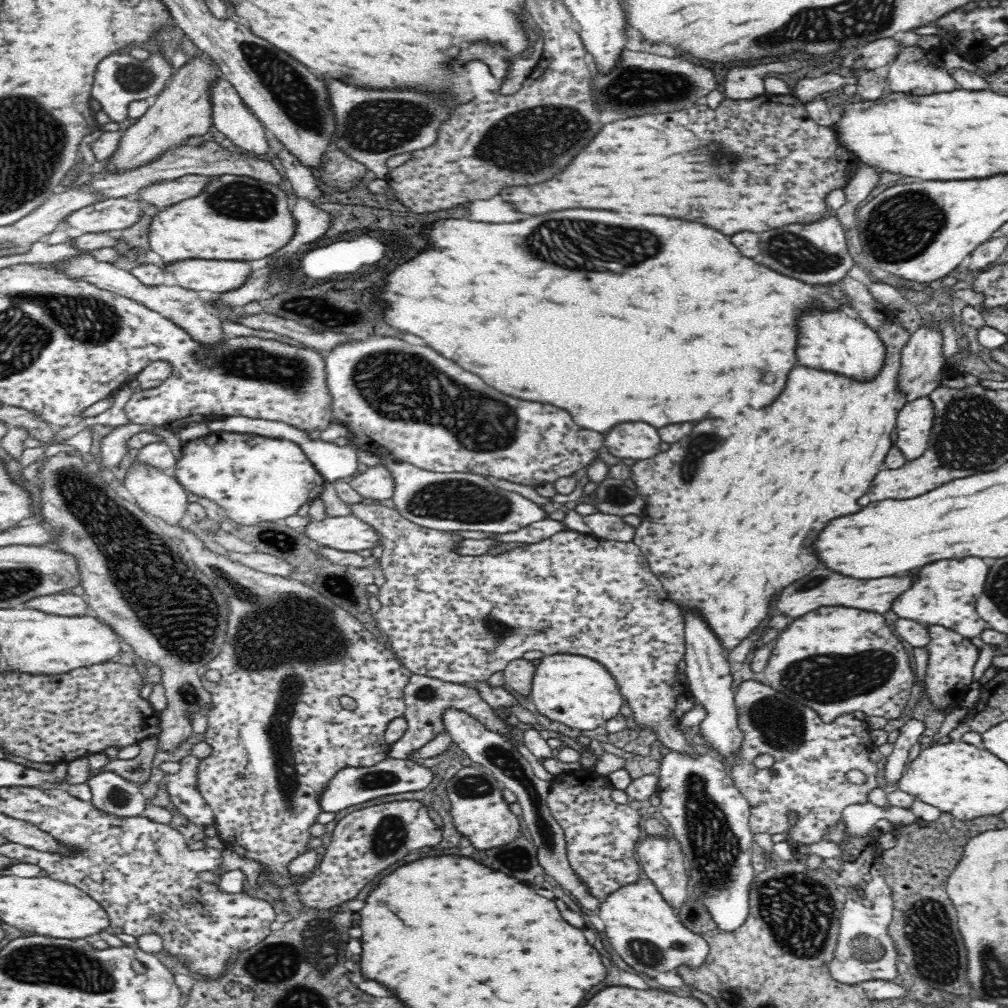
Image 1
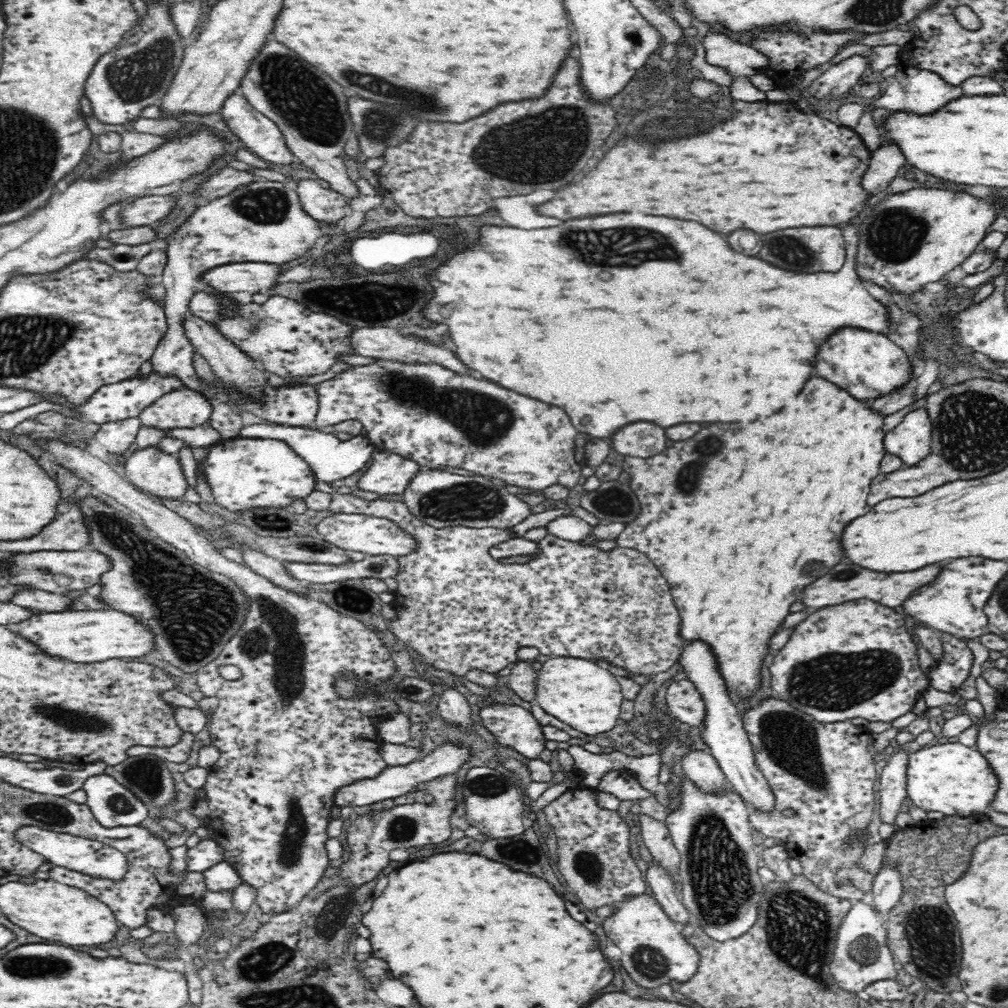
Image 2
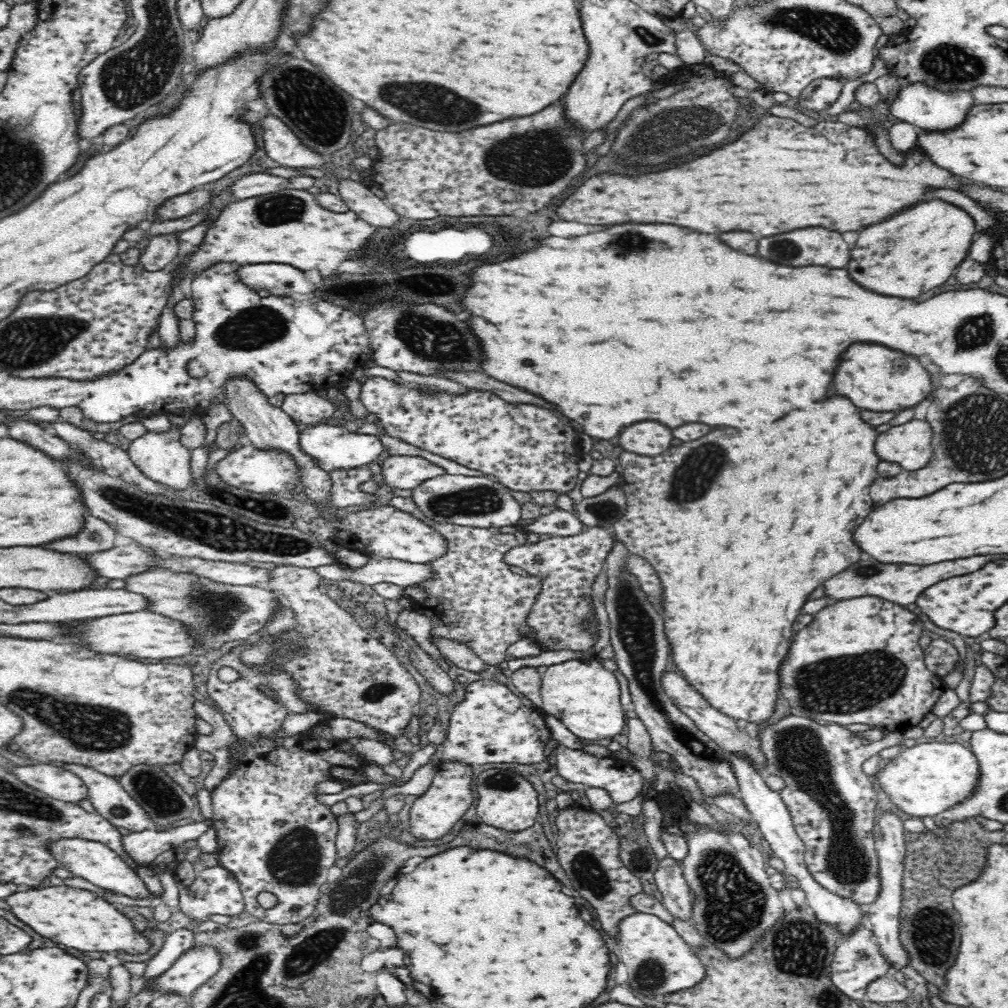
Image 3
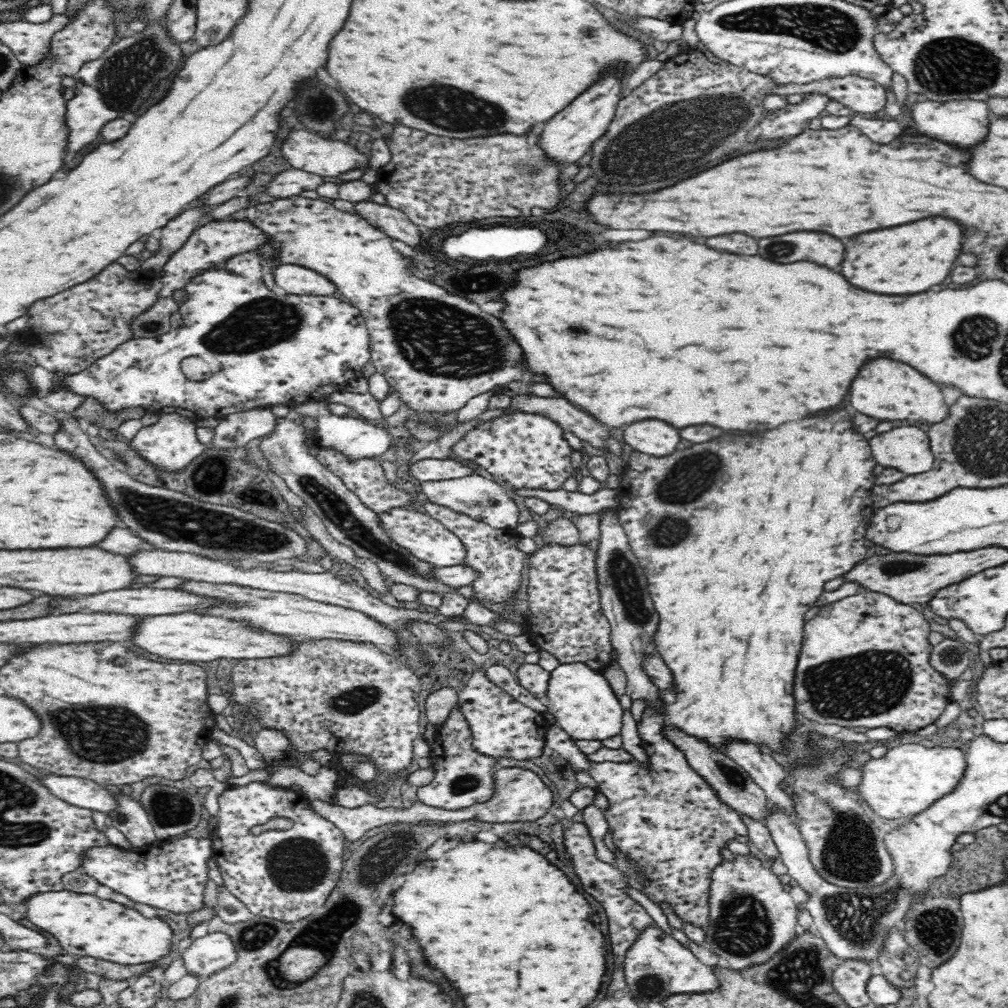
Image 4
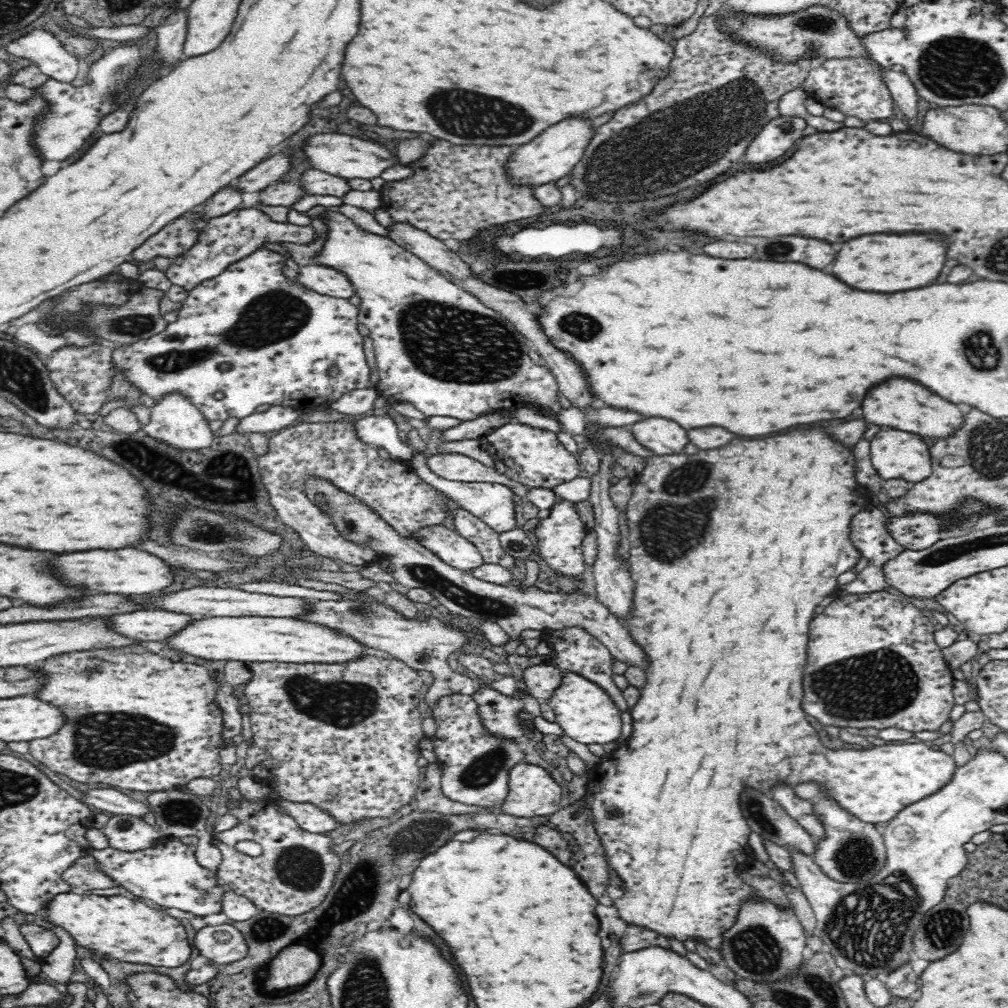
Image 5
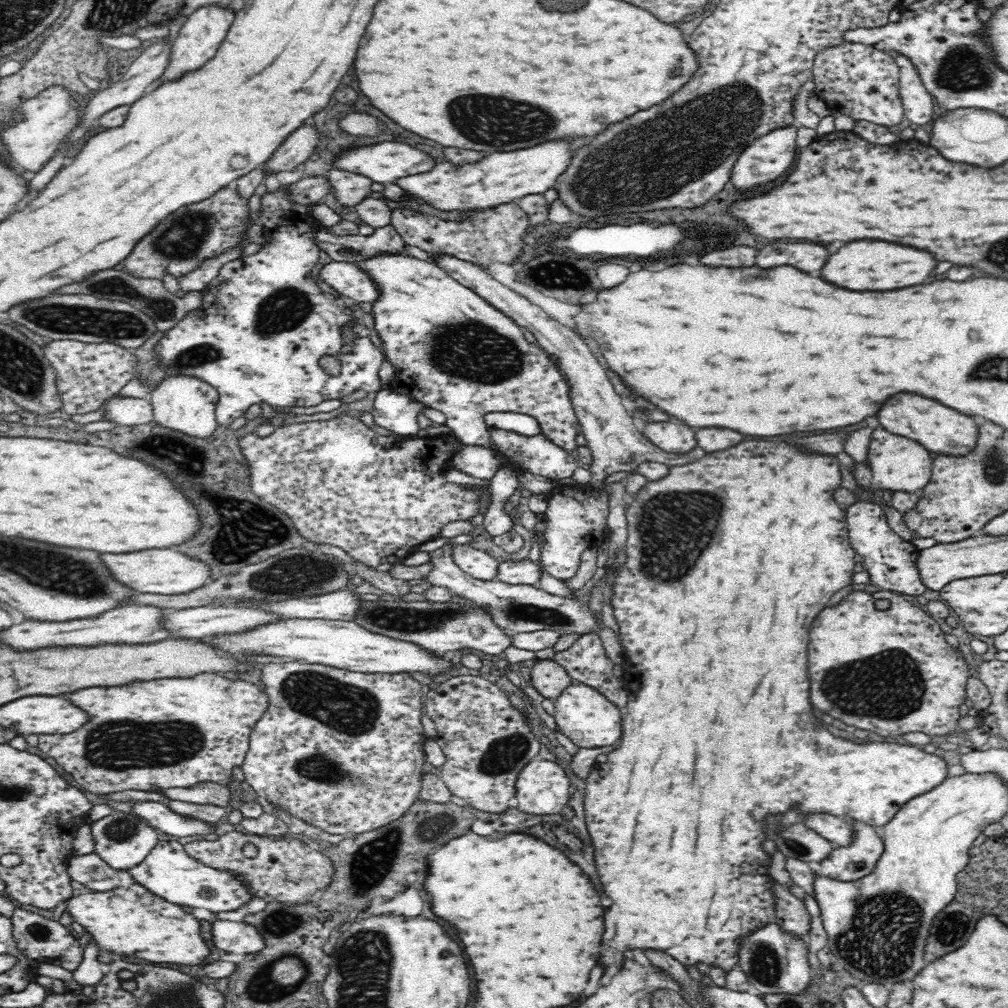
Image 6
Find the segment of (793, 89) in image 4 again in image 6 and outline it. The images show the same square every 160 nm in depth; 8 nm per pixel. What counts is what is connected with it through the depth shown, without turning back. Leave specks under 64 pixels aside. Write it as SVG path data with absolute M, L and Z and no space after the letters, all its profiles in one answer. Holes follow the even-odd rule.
M844 41L843 45L819 52L814 59L814 94L823 100L831 114L846 116L853 122L868 121L882 126L898 126L904 107L898 93L900 76L897 61L872 46Z

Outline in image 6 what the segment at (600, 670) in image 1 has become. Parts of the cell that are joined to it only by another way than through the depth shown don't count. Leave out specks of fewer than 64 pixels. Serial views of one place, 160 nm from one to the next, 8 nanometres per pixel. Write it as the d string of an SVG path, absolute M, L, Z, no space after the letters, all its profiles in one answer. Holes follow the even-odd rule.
M573 681L568 688L564 688L558 698L553 699L553 704L555 708L553 718L557 728L579 748L610 746L620 741L622 736L620 708L595 688L583 682Z

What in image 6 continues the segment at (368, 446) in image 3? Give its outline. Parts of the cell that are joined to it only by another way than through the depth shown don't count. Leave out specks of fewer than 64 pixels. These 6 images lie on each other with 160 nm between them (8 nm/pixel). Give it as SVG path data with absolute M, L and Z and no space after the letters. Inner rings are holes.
M390 388L377 391L372 410L373 423L390 432L414 437L418 432L416 419L424 404Z

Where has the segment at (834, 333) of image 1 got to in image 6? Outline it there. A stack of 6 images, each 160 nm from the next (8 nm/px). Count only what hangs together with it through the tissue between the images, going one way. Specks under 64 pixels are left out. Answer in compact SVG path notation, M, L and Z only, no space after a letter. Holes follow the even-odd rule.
M902 392L888 398L878 412L878 420L888 432L911 438L936 454L944 453L952 456L968 454L968 450L974 447L976 434L978 434L978 424L970 415L960 414L958 410L952 410L936 400L922 398L910 392L906 394Z

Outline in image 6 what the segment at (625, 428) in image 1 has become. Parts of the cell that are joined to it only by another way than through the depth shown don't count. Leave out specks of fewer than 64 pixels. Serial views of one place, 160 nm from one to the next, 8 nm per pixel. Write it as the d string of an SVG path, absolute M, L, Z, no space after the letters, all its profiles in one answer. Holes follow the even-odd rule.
M648 422L642 429L642 434L648 441L672 454L684 454L697 446L695 432L686 424L678 422Z

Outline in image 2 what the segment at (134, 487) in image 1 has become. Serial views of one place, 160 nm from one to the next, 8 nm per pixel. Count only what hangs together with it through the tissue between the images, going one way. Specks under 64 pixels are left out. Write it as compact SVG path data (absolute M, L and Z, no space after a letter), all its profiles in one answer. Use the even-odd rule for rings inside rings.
M154 446L138 449L123 460L123 477L154 499L177 501L189 488L177 454L166 454Z

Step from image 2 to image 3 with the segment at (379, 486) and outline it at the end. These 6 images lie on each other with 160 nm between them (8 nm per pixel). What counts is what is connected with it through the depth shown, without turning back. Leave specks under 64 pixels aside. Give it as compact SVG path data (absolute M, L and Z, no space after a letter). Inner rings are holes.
M389 455L380 465L382 481L390 488L398 490L412 490L424 480L445 473L440 466L420 455Z

